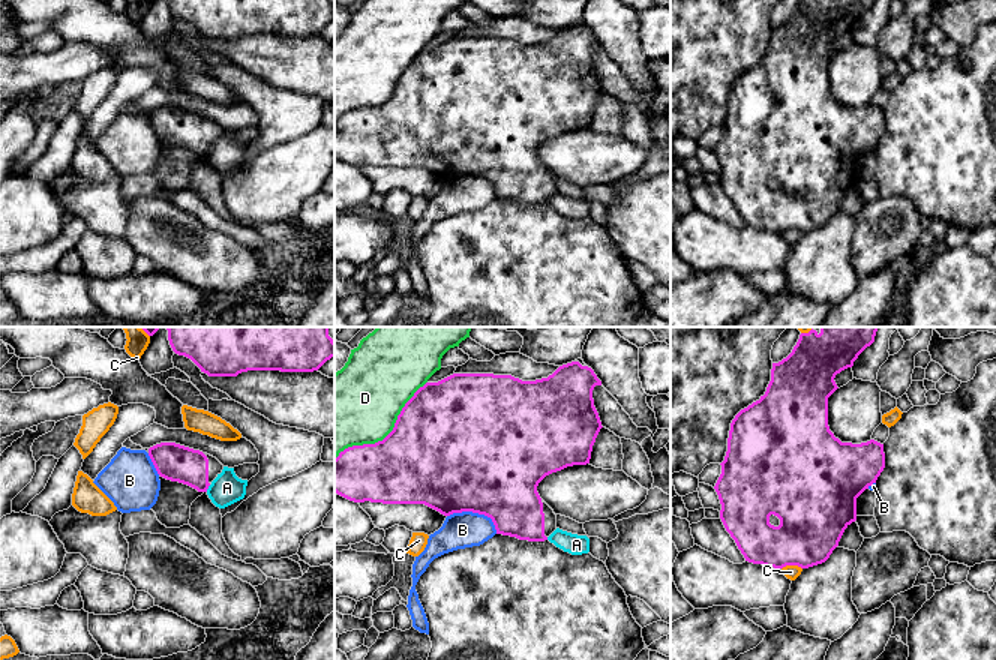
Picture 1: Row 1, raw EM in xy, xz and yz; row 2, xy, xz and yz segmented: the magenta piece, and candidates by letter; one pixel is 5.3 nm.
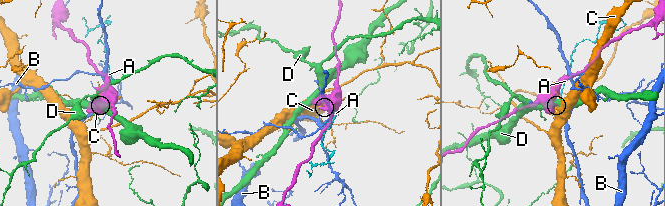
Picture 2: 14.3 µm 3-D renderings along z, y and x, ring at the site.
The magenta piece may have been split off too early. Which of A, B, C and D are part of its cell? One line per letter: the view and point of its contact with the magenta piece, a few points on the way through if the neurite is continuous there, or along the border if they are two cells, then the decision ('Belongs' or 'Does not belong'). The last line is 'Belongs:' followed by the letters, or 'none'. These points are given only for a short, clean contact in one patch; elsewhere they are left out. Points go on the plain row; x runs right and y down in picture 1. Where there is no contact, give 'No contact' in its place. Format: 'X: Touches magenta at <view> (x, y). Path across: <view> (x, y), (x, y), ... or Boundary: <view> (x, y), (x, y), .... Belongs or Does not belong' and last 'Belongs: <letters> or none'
A: Touches magenta at xy (207, 152). Does not belong
B: Touches magenta at xz (476, 176). Does not belong
C: Touches magenta at yz (791, 228). Does not belong
D: Touches magenta at xz (387, 99). Does not belong
Belongs: none

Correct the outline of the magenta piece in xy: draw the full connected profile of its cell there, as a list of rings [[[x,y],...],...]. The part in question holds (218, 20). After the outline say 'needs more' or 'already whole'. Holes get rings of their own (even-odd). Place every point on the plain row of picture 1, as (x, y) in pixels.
[[[168,0],[172,15],[190,22],[208,40],[248,34],[314,36],[334,21],[330,0]]]; already whole

